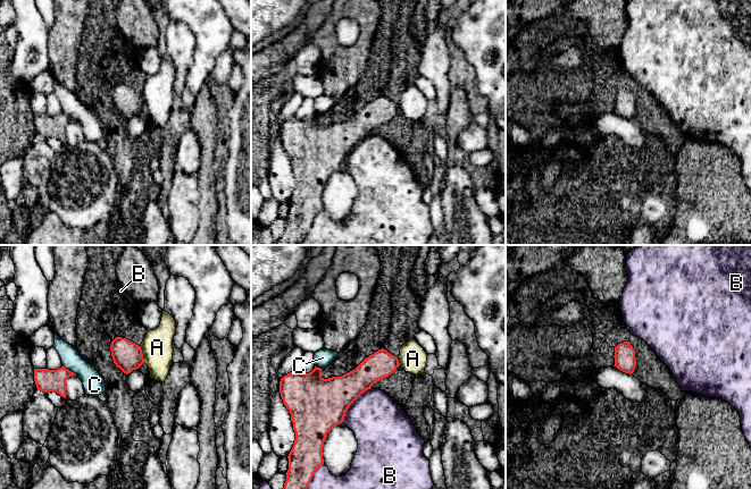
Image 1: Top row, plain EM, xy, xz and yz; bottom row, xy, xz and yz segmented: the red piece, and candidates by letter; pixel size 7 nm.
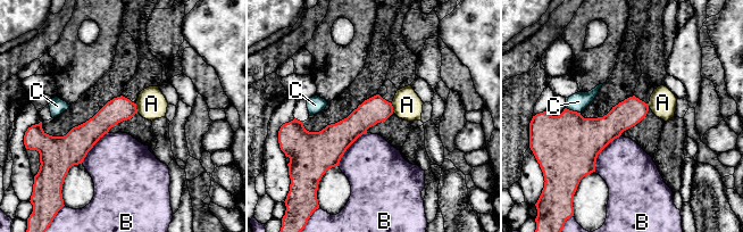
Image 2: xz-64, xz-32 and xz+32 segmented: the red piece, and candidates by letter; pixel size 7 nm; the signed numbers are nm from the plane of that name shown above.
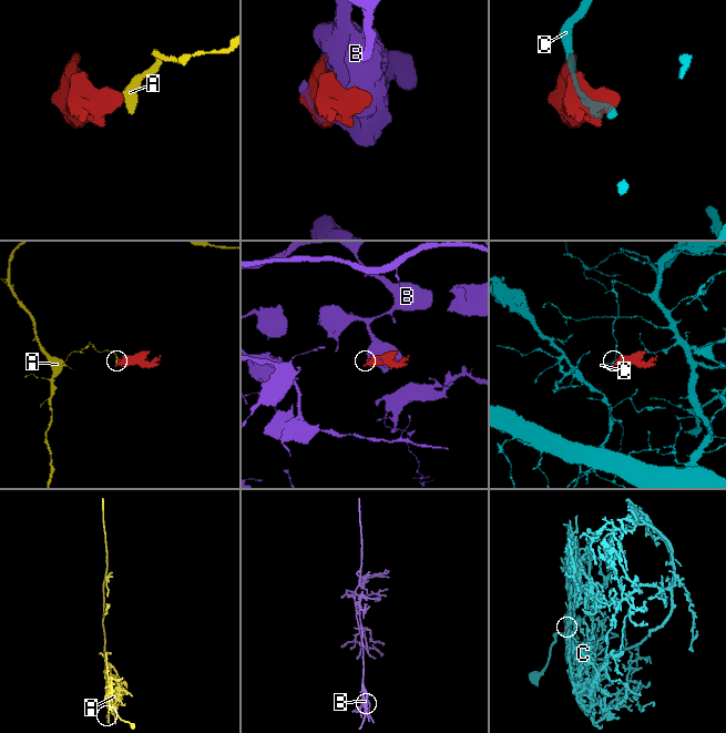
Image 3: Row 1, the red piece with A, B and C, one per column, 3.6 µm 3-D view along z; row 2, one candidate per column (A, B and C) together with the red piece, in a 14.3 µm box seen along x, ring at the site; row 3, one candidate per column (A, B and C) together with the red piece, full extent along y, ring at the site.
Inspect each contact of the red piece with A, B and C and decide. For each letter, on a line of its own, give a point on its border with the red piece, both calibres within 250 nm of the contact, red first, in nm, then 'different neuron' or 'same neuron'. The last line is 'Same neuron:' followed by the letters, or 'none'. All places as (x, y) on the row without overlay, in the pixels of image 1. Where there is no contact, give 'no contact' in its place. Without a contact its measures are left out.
A: meets red in xy at (142, 100); 200 nm thick on the red side, 220 nm on the other; different neuron
B: meets red in xz at (352, 148); 380 nm thick on the red side, 380 nm on the other; different neuron
C: meets red in xy at (68, 116); 160 nm thick on the red side, 150 nm on the other; different neuron
Same neuron: none

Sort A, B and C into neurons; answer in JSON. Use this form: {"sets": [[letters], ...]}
{"sets": [["A"], ["B"], ["C"]]}

